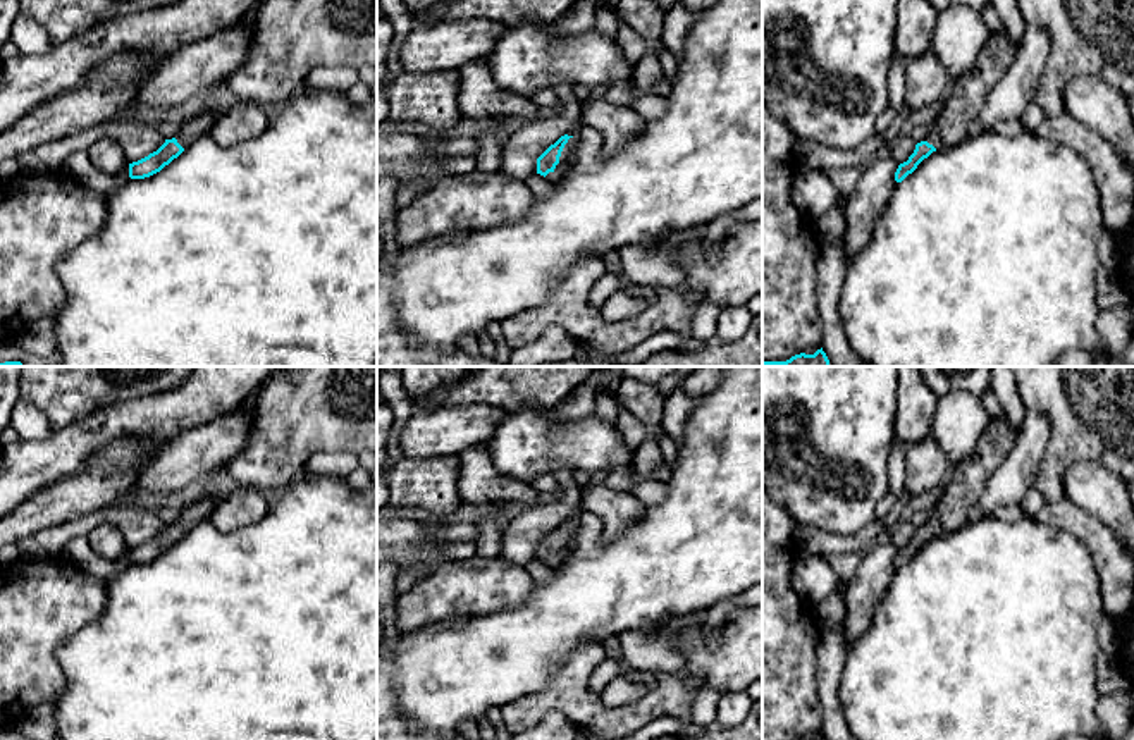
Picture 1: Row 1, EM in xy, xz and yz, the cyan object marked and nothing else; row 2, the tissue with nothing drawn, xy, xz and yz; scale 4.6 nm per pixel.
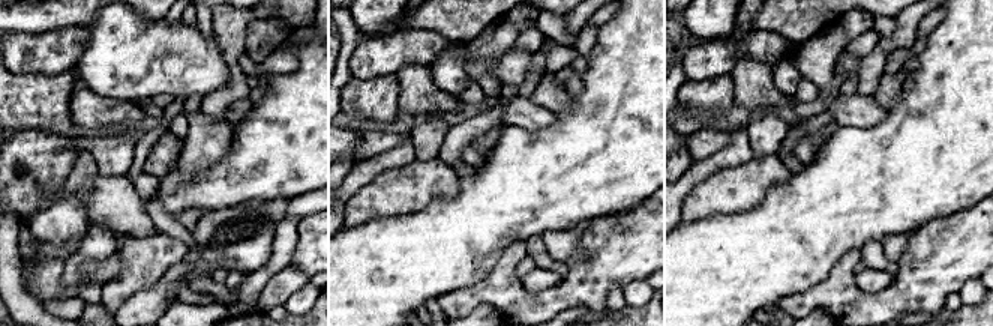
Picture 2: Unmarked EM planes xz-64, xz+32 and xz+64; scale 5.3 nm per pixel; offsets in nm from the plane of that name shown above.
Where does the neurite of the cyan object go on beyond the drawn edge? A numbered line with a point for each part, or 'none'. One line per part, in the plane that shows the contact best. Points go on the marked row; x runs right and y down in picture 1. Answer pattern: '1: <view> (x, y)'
1: xz (570, 147)

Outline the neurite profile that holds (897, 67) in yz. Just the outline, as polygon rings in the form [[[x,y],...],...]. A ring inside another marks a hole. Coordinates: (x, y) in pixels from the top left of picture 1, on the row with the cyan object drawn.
[[[895,53],[888,69],[888,96],[897,110],[902,110],[905,105],[905,65],[907,59]]]

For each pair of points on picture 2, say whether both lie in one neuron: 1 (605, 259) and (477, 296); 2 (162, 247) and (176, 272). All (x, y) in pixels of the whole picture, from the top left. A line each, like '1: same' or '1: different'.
1: same
2: different

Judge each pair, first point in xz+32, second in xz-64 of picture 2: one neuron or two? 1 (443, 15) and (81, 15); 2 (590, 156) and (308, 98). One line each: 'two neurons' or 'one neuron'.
1: one neuron
2: one neuron

